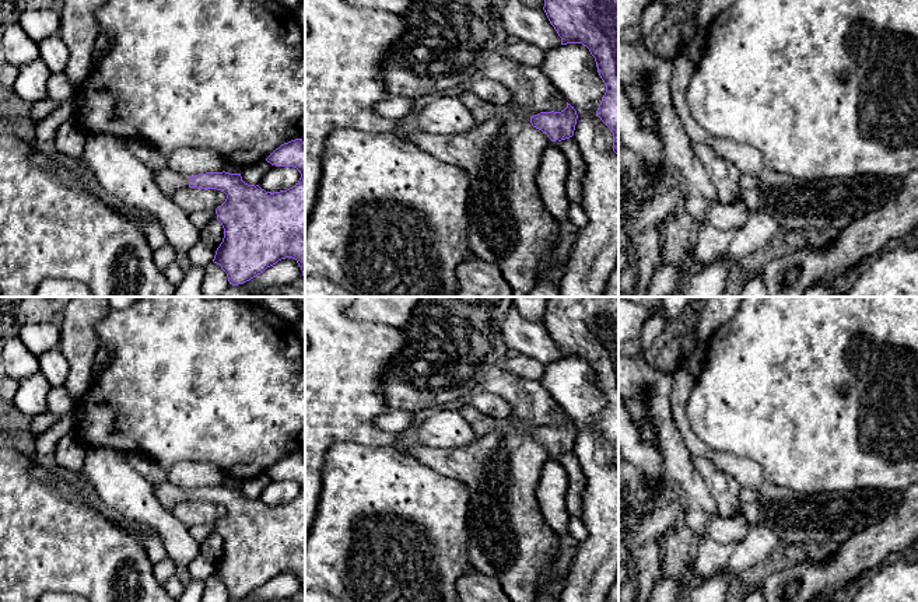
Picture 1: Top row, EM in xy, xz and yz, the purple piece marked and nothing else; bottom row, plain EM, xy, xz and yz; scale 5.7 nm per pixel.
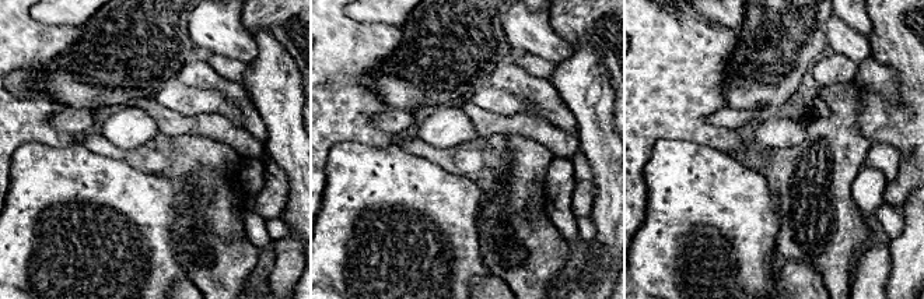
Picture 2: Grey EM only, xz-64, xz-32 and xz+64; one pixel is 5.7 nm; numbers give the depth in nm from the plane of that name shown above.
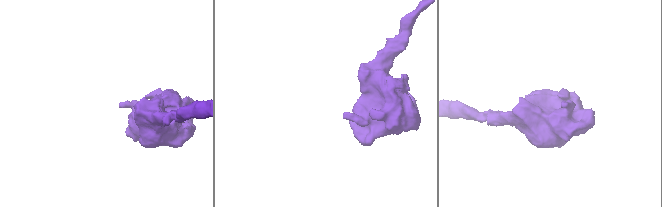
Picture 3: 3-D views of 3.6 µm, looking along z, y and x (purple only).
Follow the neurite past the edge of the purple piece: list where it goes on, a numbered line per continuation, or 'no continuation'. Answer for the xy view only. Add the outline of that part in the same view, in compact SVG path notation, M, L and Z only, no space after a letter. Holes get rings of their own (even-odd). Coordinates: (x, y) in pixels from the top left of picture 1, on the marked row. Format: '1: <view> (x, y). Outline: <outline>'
1: xy (168, 181). Outline: M169 168L155 172L154 178L161 192L169 197L179 189L189 188L189 176L176 174Z

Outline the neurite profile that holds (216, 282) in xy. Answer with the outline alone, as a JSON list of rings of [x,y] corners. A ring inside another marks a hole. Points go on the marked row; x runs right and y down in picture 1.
[[[211,262],[206,265],[204,279],[202,283],[203,297],[220,297],[230,286],[227,273],[220,265]]]

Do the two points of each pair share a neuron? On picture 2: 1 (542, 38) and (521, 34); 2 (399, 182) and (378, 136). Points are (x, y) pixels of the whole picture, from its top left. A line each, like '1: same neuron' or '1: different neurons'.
1: same neuron
2: different neurons

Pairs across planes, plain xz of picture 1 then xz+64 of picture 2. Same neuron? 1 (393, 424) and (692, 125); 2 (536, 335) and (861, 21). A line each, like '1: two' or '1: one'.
1: two
2: two

